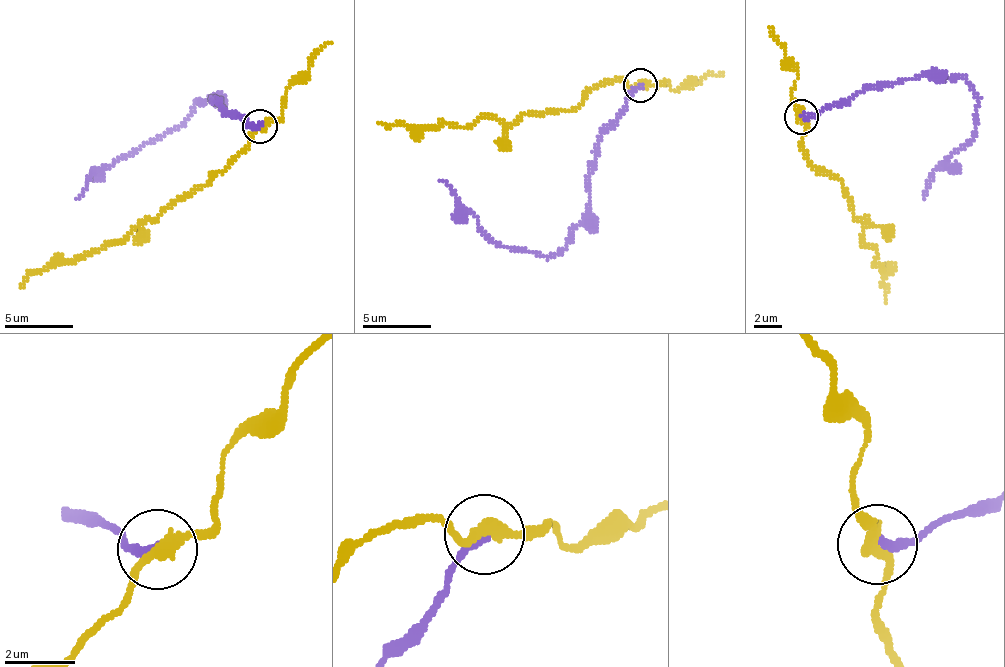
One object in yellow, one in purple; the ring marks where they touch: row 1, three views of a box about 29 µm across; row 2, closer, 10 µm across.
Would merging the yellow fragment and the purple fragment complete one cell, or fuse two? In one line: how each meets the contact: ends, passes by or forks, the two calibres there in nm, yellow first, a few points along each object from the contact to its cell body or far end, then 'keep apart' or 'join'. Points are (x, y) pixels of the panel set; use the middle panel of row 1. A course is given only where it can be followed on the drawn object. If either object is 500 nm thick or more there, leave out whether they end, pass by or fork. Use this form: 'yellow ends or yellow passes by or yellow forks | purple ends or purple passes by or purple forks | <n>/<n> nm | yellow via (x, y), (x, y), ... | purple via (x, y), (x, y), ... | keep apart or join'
yellow passes by | purple ends | 320/240 nm | yellow via (639, 84), (608, 79), (575, 107), (528, 111), (510, 123), (485, 117), (463, 127), (378, 122) | purple via (639, 84), (595, 151), (587, 218), (566, 245), (547, 257), (500, 246), (455, 194), (439, 181) | keep apart

